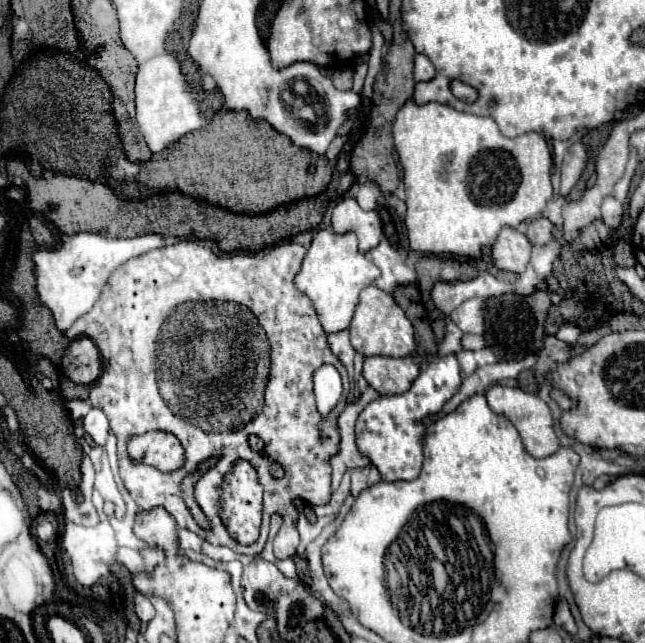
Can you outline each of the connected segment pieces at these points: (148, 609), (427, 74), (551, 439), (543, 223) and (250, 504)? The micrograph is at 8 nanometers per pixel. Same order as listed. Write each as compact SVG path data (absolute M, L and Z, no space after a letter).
M139 592L135 594L135 612L137 612L137 616L139 616L141 622L149 622L155 616L155 610L153 610L149 598L143 596L143 594L139 594Z
M415 54L415 80L425 82L435 76L435 68L425 54Z
M495 384L491 386L487 392L485 392L485 398L491 406L493 412L499 412L503 416L507 416L515 428L519 430L521 438L523 438L523 444L525 444L525 450L535 456L535 458L543 458L543 456L549 456L553 454L557 448L559 448L559 438L555 434L555 422L553 422L553 414L549 410L549 406L535 394L529 394L529 392L523 392L521 388L509 388L509 386L501 386L501 384Z
M535 218L529 222L529 228L527 228L527 238L535 244L547 244L551 240L551 230L553 230L553 224L551 220L547 218Z
M237 462L229 474L225 476L223 484L223 494L225 488L229 488L229 500L223 500L221 506L221 518L223 524L227 526L229 534L239 542L239 544L253 544L259 538L259 526L261 526L261 510L263 510L263 488L257 480L255 470L247 462Z

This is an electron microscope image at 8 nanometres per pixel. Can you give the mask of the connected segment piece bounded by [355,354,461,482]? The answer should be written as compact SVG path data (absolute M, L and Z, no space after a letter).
M447 354L443 358L435 358L433 362L429 362L413 380L407 392L395 396L381 396L369 402L367 408L359 414L355 426L357 448L379 470L383 482L415 480L419 476L423 462L423 438L427 432L425 418L441 412L447 400L457 394L459 386L461 366L455 354Z

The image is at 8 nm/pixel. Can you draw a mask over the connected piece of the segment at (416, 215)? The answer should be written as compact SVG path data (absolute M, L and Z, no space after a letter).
M409 100L395 118L395 126L393 126L393 140L395 140L395 150L399 154L399 160L403 164L403 180L405 180L405 194L407 194L407 216L405 216L405 226L409 232L409 246L411 250L417 252L431 252L431 254L455 254L455 256L471 256L471 258L481 258L481 250L485 246L491 246L499 234L499 230L503 226L511 226L517 228L523 220L533 218L537 214L543 212L545 204L551 200L551 150L545 142L545 138L537 132L527 132L521 134L517 138L505 138L499 132L499 126L493 118L489 116L473 116L473 114L465 114L465 112L457 112L451 106L443 106L443 104L423 104L417 106L413 104L413 100Z

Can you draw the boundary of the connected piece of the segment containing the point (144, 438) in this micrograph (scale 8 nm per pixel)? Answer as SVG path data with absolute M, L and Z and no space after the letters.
M147 432L131 438L129 456L133 460L153 464L163 472L171 472L179 468L179 460L183 460L183 448L173 434Z

